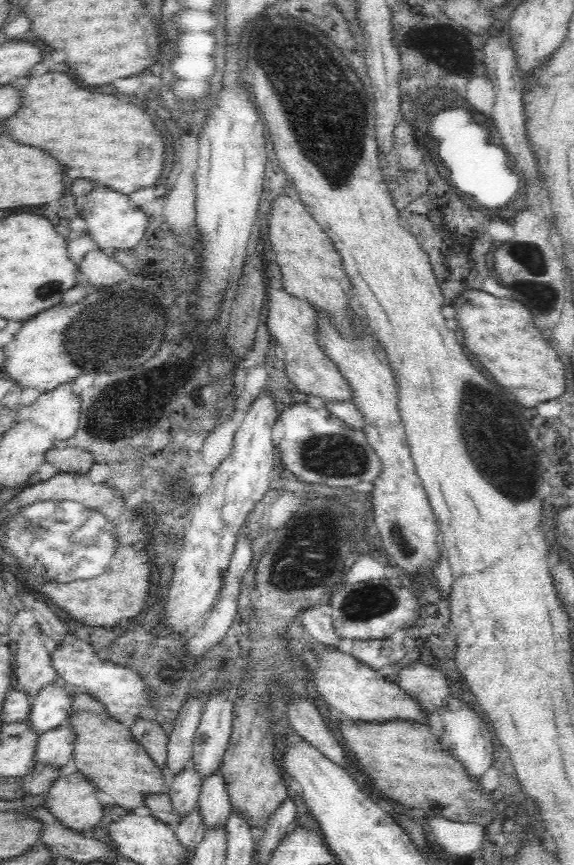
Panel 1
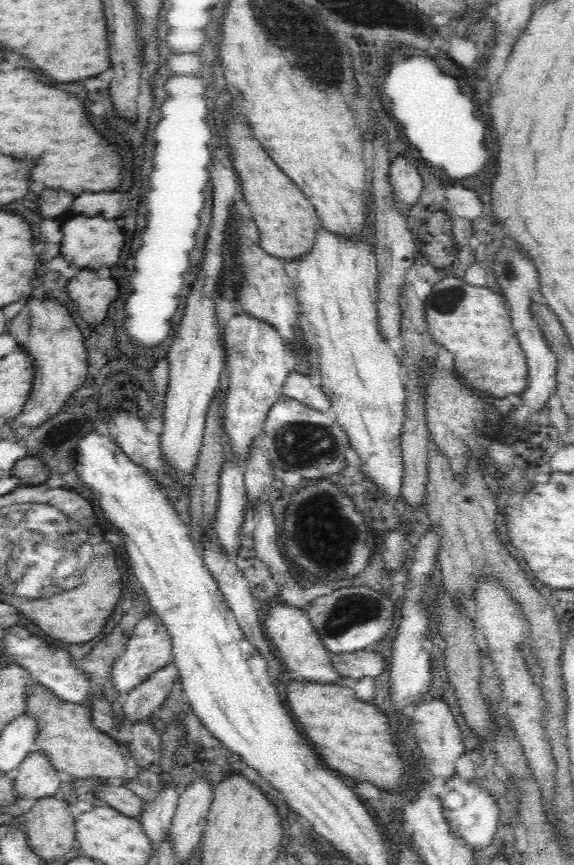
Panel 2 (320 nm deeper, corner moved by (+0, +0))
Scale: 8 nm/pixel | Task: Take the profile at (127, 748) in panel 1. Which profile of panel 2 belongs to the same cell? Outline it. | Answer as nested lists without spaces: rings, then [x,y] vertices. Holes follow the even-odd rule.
[[[26,682],[24,686],[24,715],[34,717],[36,721],[35,749],[42,751],[57,771],[68,772],[70,776],[100,781],[123,782],[136,776],[138,765],[130,757],[126,747],[118,744],[106,734],[114,726],[120,727],[120,720],[112,721],[110,703],[96,689],[88,690],[85,704],[66,702],[58,698],[46,687]]]

